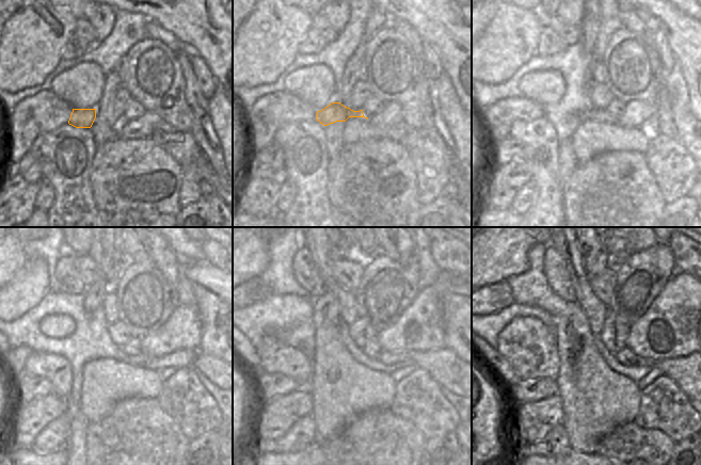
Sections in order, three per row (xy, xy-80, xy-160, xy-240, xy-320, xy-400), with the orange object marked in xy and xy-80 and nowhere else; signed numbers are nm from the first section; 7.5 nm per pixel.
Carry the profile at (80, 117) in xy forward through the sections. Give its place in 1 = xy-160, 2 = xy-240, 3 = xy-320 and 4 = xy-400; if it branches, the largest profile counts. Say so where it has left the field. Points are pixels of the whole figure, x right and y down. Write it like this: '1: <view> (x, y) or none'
1: xy-160 (601, 115)
2: xy-240 (136, 361)
3: xy-320 (444, 365)
4: xy-400 (688, 372)

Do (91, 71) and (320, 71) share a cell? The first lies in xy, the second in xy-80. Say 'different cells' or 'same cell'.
same cell

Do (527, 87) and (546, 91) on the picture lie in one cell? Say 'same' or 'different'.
same

